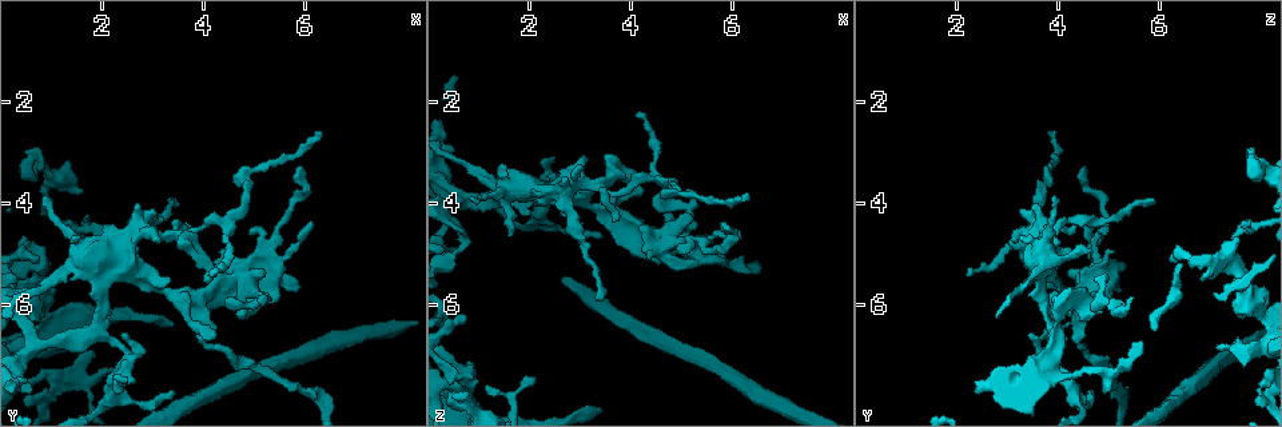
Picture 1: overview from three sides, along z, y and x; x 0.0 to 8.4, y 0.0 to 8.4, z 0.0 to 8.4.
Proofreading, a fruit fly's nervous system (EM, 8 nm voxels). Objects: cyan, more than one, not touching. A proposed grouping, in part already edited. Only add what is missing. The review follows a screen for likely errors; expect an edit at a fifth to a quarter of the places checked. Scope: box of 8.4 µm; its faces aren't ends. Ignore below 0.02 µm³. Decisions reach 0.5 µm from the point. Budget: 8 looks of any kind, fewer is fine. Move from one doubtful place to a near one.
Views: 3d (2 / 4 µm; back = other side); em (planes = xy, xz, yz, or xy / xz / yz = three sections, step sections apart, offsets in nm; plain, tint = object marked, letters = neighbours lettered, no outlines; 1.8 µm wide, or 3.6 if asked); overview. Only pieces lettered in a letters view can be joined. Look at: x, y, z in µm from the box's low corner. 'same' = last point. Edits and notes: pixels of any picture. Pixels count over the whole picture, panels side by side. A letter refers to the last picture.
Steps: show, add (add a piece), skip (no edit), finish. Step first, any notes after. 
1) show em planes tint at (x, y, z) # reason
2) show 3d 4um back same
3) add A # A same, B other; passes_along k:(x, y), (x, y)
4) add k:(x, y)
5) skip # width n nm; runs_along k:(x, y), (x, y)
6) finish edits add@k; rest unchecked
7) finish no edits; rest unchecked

show 3d 2um at (4.80, 6.05, 4.00) # closes a loop

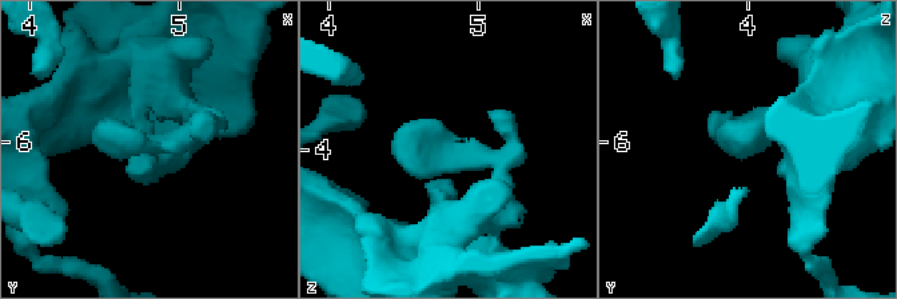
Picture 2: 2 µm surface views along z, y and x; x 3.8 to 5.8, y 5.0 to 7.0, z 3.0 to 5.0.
show em 3.6um planes letters at (4.84, 6.06, 3.98) # shape alone is not enough

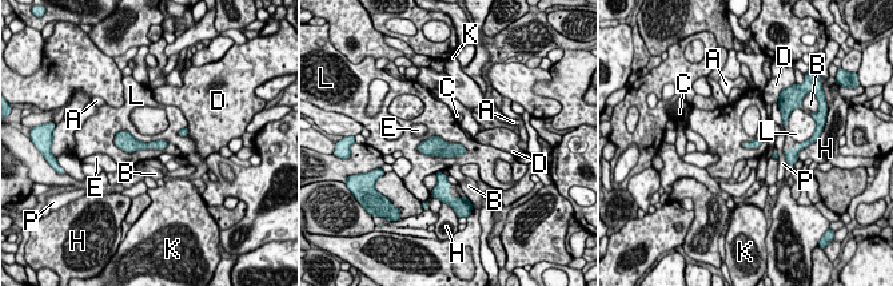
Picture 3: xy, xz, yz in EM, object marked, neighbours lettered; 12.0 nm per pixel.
skip # width 120 nm; A other, B other, C other, D other, E other, H other, K other, L other, P other; border 3:(417, 146), (442, 157), (467, 151); no lettered piece goes on from it

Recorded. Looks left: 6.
show 3d 4um at (6.15, 4.35, 4.70) # branch stops here

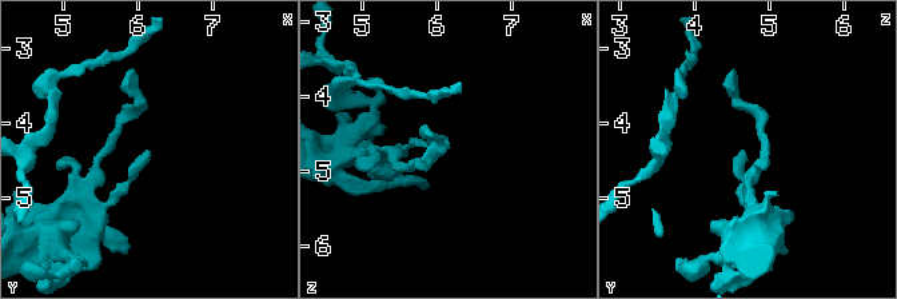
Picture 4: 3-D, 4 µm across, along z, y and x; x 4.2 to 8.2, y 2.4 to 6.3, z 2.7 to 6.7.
show em planes letters at (6.10, 4.40, 4.60)

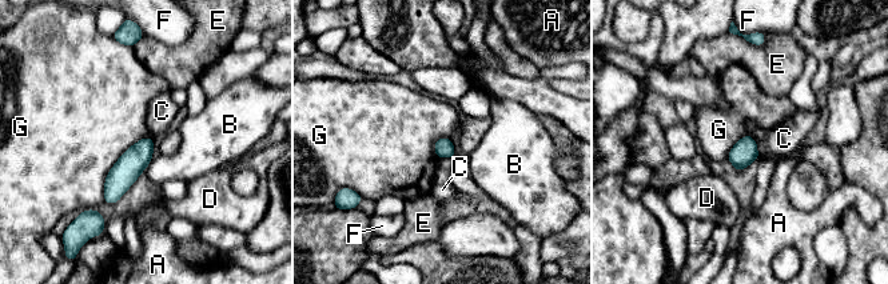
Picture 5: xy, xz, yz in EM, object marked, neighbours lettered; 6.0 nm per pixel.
skip # longest_contact G 480 nm; A other, B other, C other, D other, E other, F other, G other; runs_along 5:(148, 140), (116, 183), (110, 200); no lettered piece goes on from it

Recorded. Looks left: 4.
show em xy step 8 tint at (0.75, 5.05, 6.25) # free end

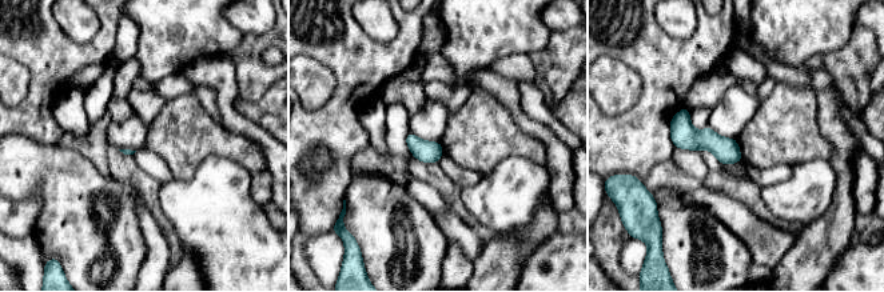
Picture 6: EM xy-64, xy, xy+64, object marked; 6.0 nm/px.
show em planes letters same # another direction

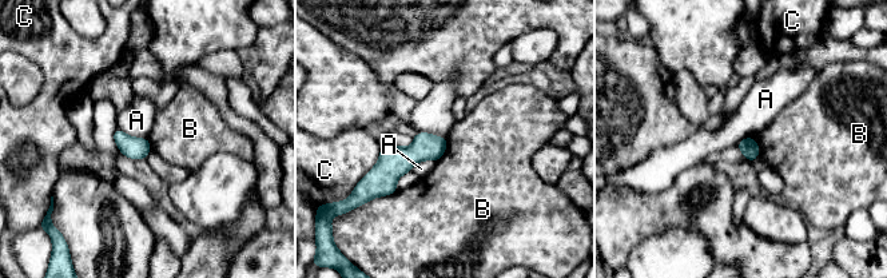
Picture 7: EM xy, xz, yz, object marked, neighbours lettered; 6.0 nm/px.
skip # width 110 nm; A other, B other, C other; none of them fits

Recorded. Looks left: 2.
show 3d 4um at (0.60, 7.70, 4.85) # tapers out

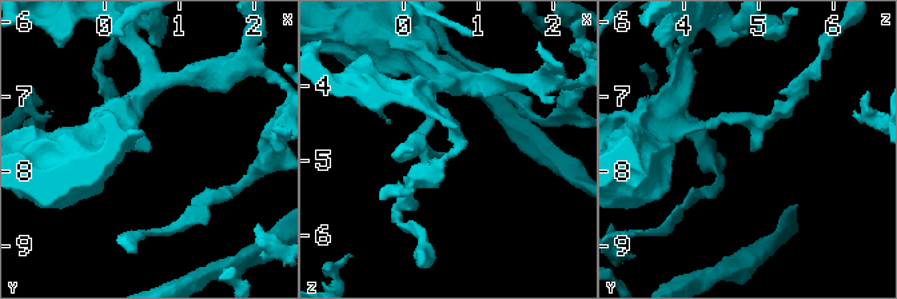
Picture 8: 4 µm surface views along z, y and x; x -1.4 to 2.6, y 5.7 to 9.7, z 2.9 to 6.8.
show em xy step 4 letters at (0.60, 7.70, 4.90) # need the tissue

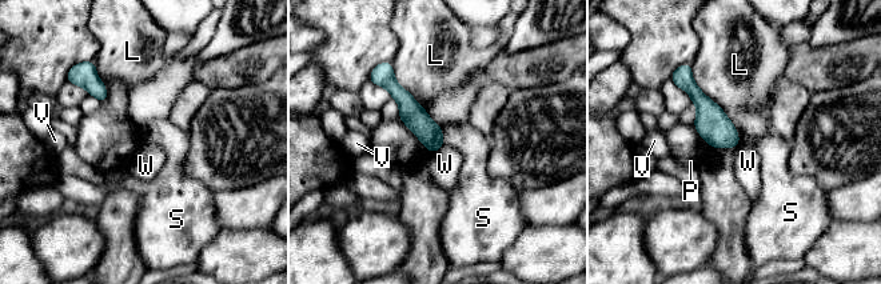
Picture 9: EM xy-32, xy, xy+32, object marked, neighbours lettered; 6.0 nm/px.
skip # L other, P other, S other, V other, W other; runs_along 9:(387, 83), (430, 134), (433, 148); none of them fits

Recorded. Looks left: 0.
finish no edits; rest unchecked

